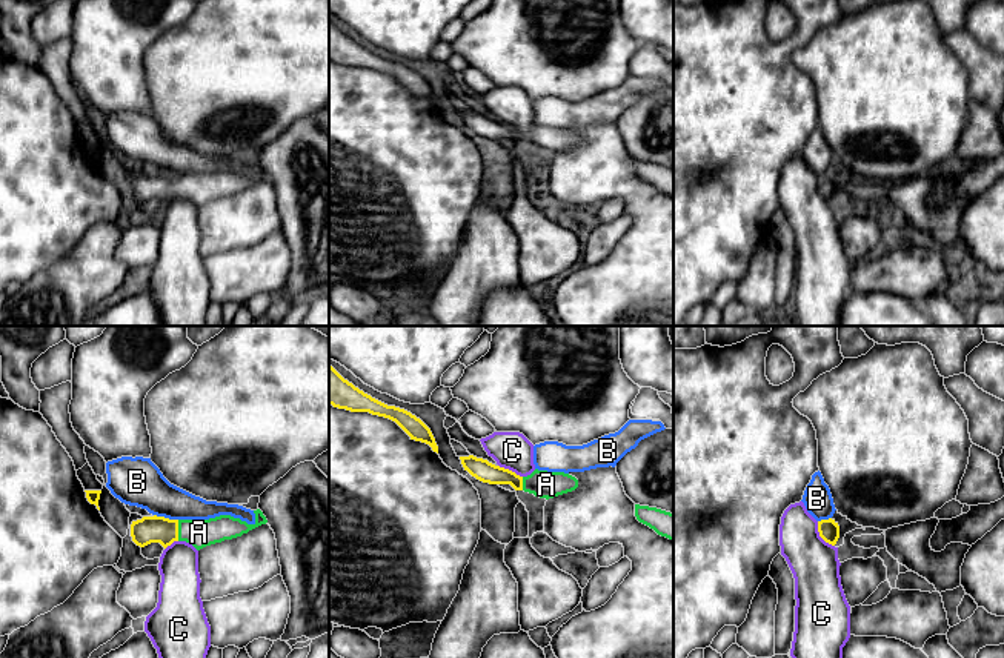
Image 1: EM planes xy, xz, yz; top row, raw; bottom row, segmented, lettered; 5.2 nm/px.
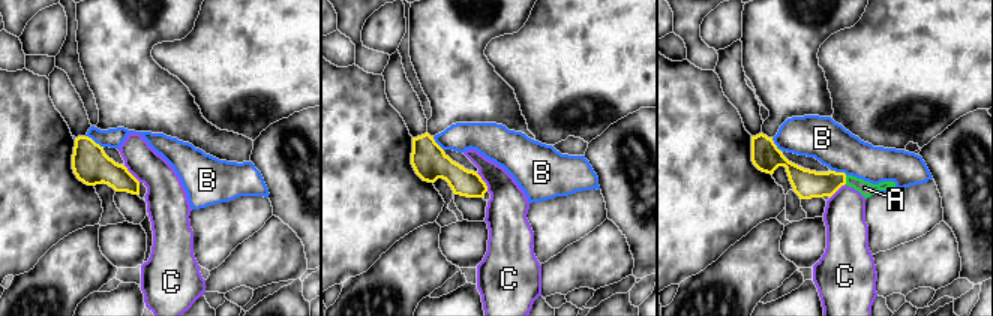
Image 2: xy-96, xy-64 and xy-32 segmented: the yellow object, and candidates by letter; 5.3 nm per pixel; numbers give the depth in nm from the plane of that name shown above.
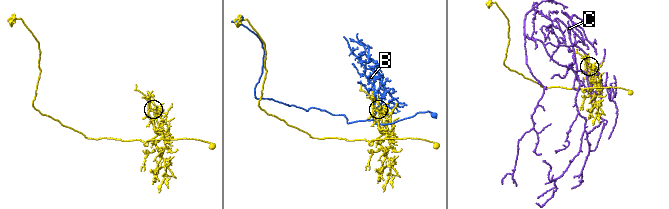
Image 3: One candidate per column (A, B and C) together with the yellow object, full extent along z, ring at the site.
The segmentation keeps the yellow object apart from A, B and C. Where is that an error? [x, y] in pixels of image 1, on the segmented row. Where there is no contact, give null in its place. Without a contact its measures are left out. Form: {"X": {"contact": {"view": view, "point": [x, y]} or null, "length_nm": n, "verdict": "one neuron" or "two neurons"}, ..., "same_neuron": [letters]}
{"A": {"contact": {"view": "xy", "point": [177, 531]}, "length_nm": 110, "verdict": "one neuron"}, "B": {"contact": {"view": "xy", "point": [166, 518]}, "length_nm": 130, "verdict": "two neurons"}, "C": {"contact": {"view": "yz", "point": [820, 535]}, "length_nm": 160, "verdict": "two neurons"}, "same_neuron": ["A"]}

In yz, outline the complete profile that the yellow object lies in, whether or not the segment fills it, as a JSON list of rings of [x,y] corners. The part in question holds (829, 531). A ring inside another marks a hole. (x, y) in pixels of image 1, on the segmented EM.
[[[832,518],[818,521],[818,532],[819,537],[832,546],[835,546],[839,538],[839,526]]]

